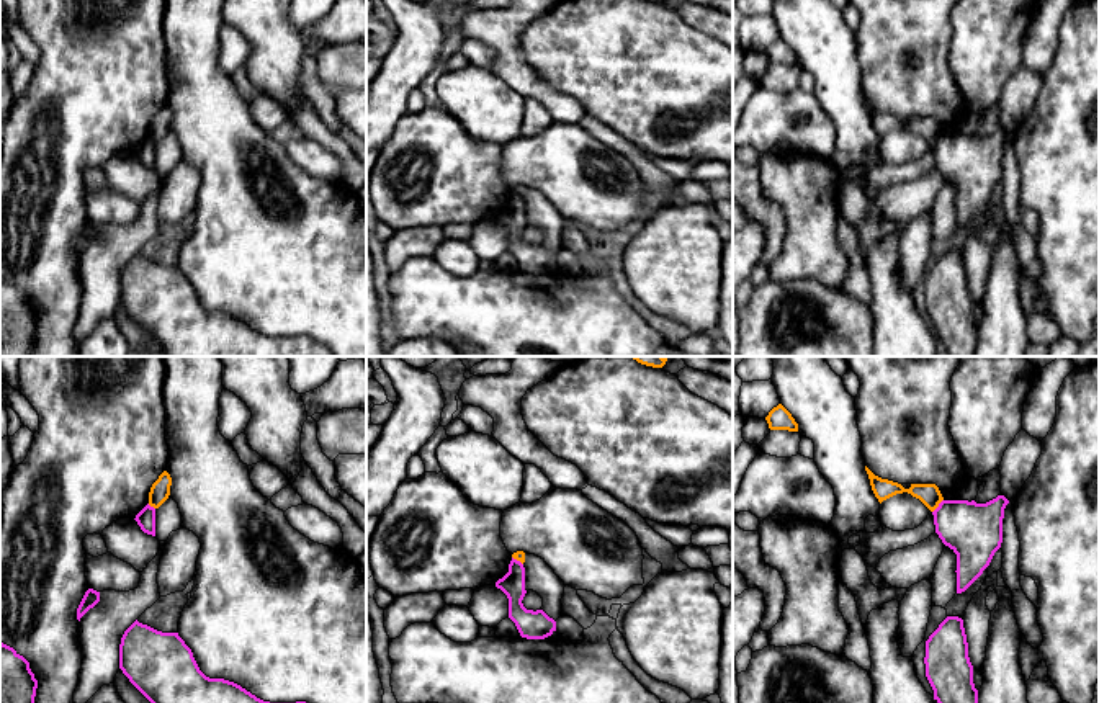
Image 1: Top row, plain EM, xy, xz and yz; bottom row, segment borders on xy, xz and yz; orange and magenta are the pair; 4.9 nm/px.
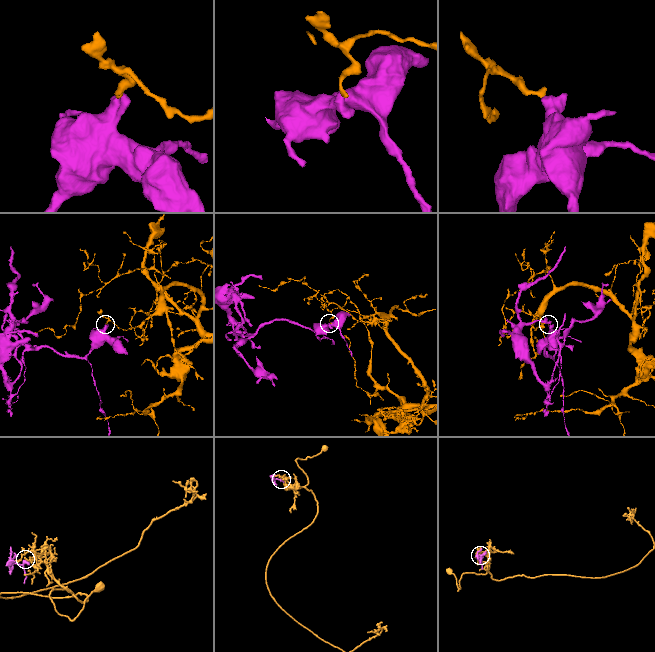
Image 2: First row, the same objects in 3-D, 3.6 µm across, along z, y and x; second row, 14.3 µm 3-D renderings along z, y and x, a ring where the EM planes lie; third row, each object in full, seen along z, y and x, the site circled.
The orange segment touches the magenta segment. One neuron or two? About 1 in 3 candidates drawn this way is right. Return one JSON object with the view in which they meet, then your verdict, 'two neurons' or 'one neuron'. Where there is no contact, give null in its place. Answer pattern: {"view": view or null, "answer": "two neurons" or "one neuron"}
{"view": "yz", "answer": "two neurons"}

